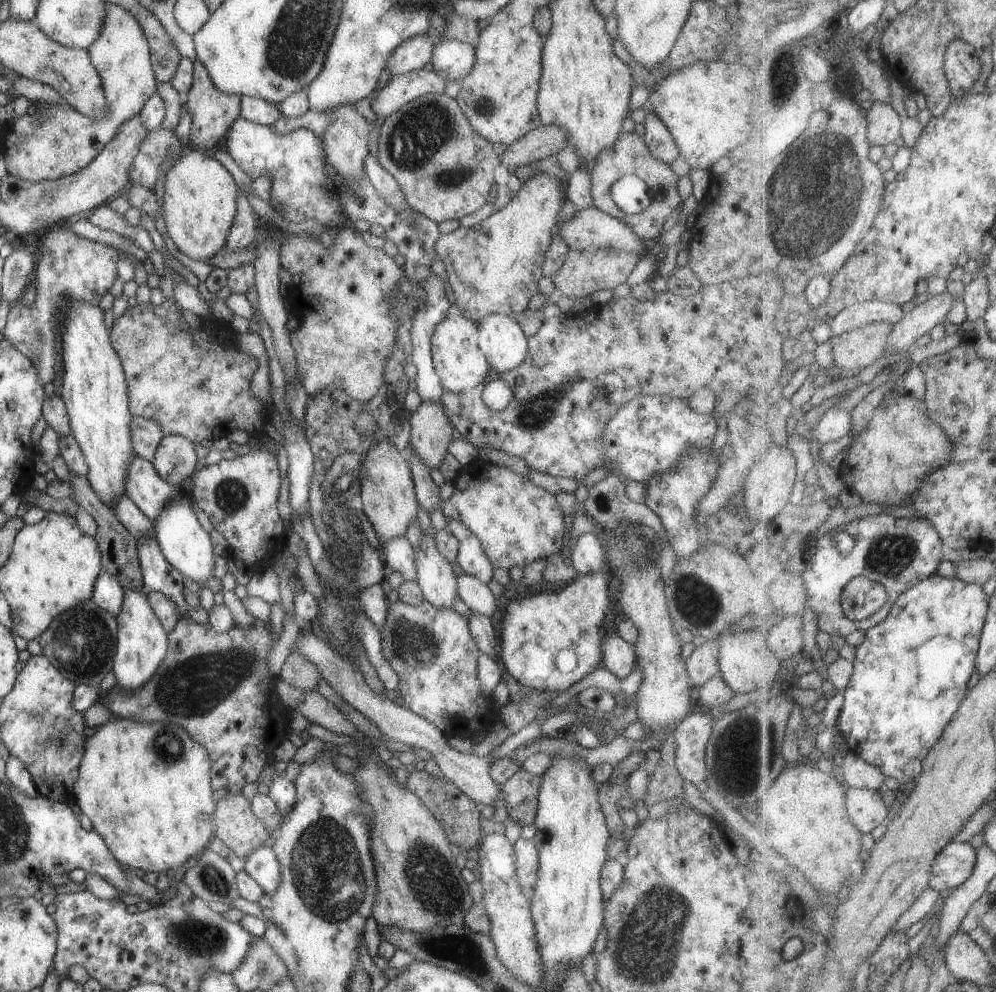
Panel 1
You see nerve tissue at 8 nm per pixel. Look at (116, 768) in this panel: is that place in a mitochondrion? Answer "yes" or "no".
no

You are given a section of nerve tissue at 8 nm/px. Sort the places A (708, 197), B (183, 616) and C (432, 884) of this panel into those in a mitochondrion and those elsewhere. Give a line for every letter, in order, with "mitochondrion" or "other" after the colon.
A: other
B: other
C: mitochondrion

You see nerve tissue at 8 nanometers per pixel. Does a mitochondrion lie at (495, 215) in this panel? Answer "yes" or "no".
no

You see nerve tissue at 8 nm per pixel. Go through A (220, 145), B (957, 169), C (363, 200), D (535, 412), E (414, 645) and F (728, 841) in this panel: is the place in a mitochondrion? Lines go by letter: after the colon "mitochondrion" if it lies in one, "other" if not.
A: other
B: mitochondrion
C: mitochondrion
D: mitochondrion
E: mitochondrion
F: other

